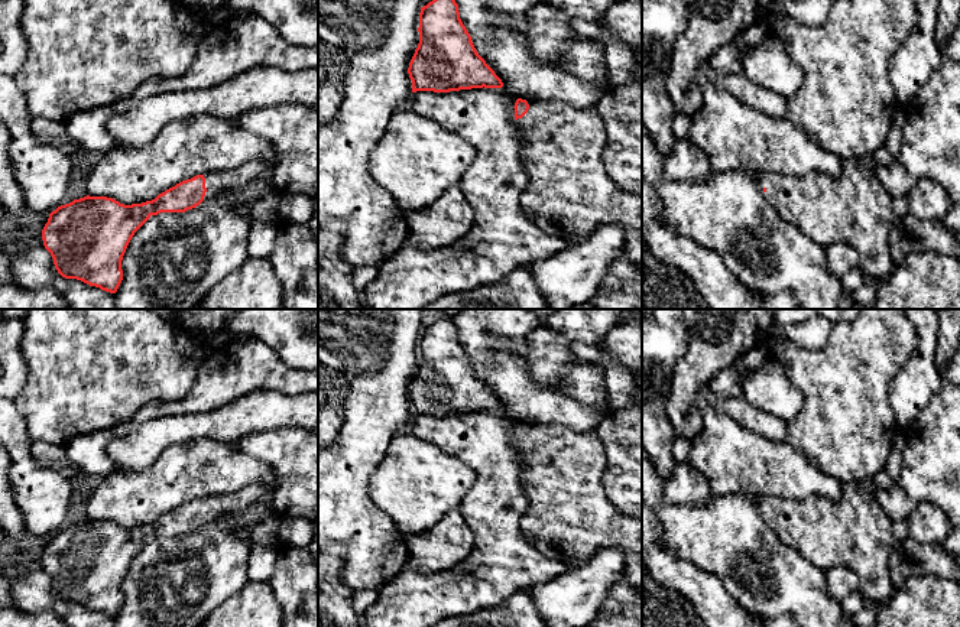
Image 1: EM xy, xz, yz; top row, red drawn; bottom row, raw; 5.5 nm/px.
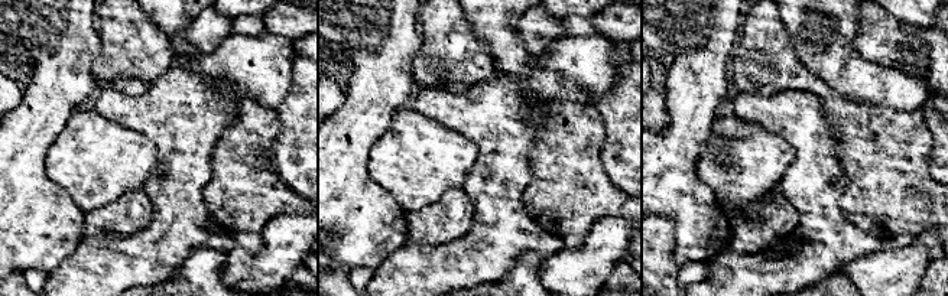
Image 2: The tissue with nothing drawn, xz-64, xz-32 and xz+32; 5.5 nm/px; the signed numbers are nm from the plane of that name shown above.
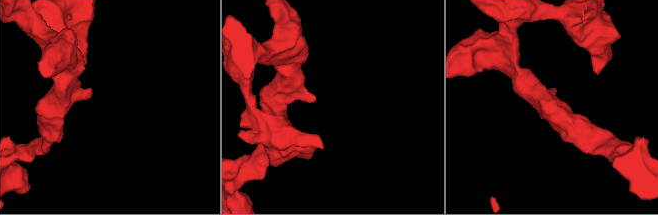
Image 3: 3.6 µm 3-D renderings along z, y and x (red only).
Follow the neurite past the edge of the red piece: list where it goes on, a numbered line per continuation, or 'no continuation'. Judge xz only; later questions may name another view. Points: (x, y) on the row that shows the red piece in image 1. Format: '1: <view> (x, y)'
1: xz (568, 194)

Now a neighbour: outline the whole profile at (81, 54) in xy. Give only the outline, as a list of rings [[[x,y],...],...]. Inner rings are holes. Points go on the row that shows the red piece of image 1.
[[[23,0],[20,20],[27,40],[27,56],[13,77],[23,91],[32,117],[68,121],[74,114],[95,107],[111,105],[132,95],[150,78],[176,78],[192,64],[211,23],[204,19],[191,33],[176,25],[172,0]]]

